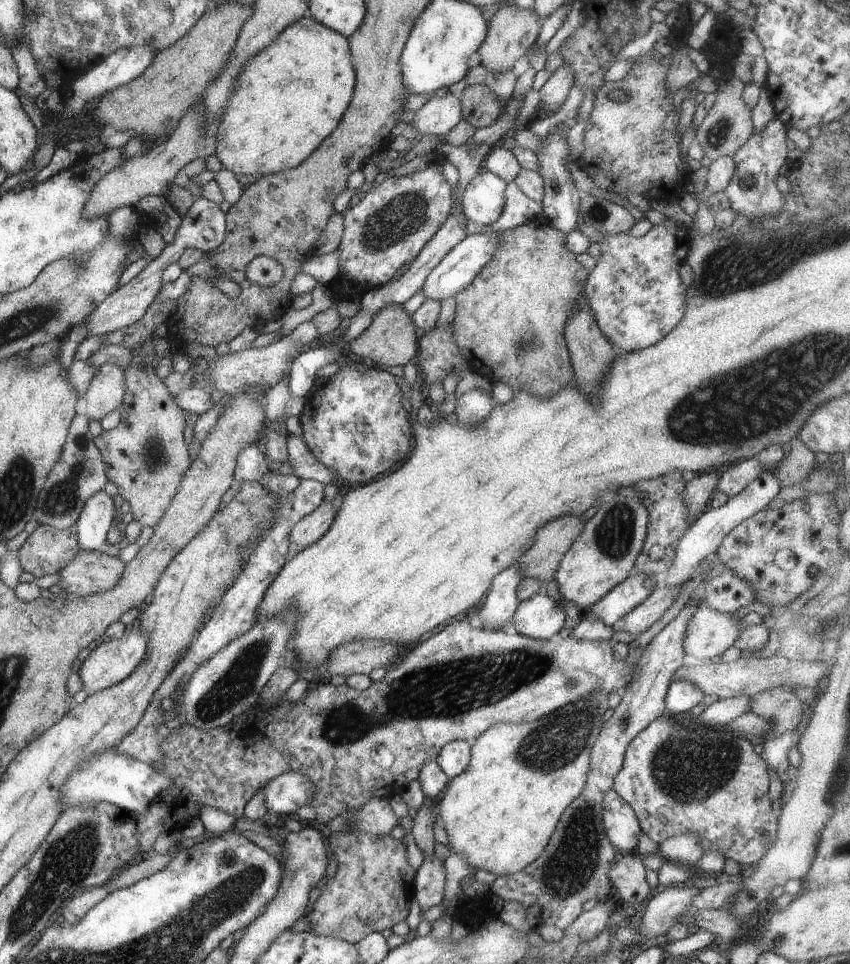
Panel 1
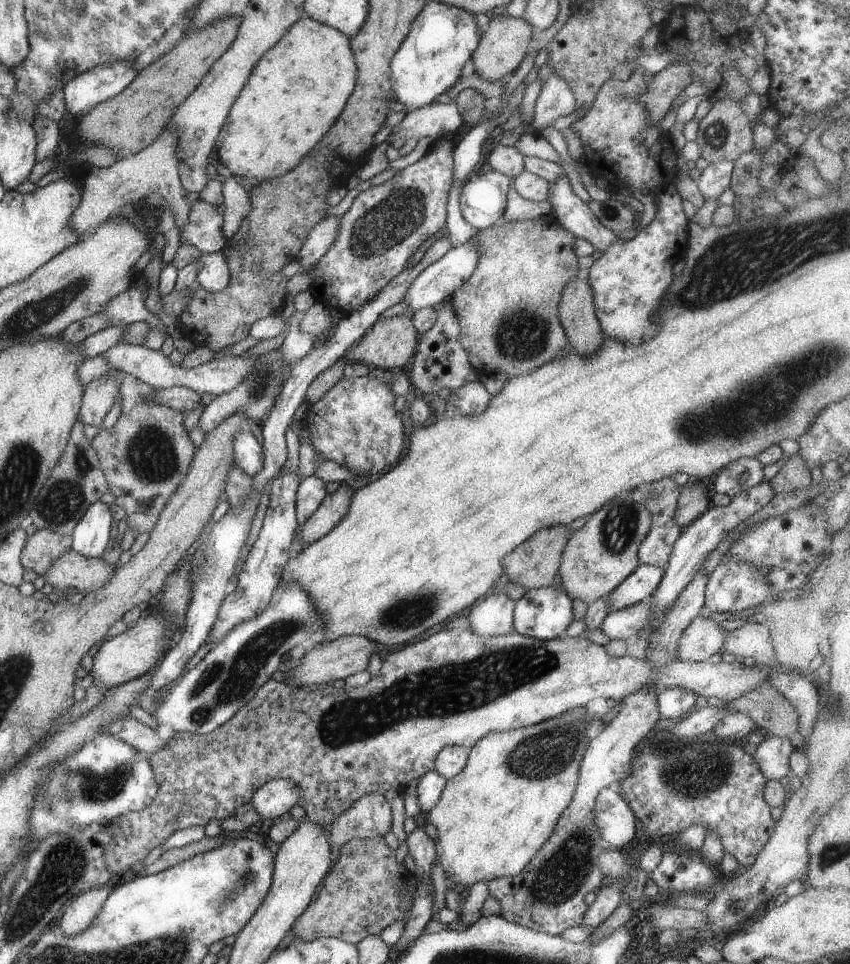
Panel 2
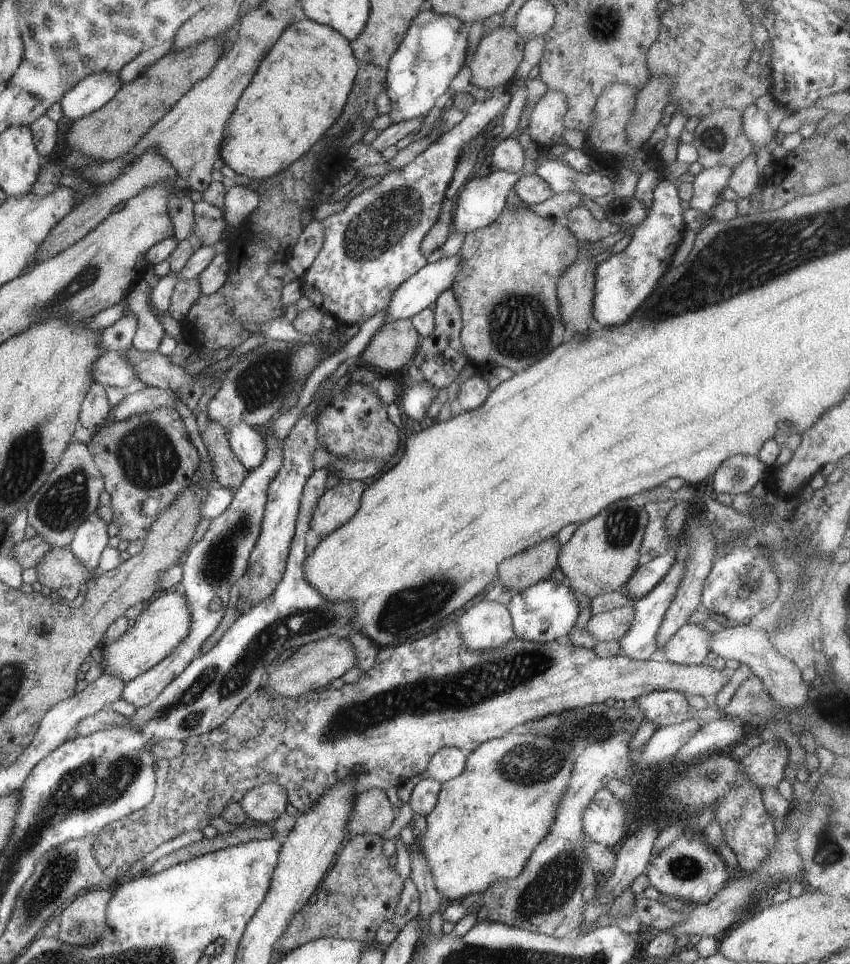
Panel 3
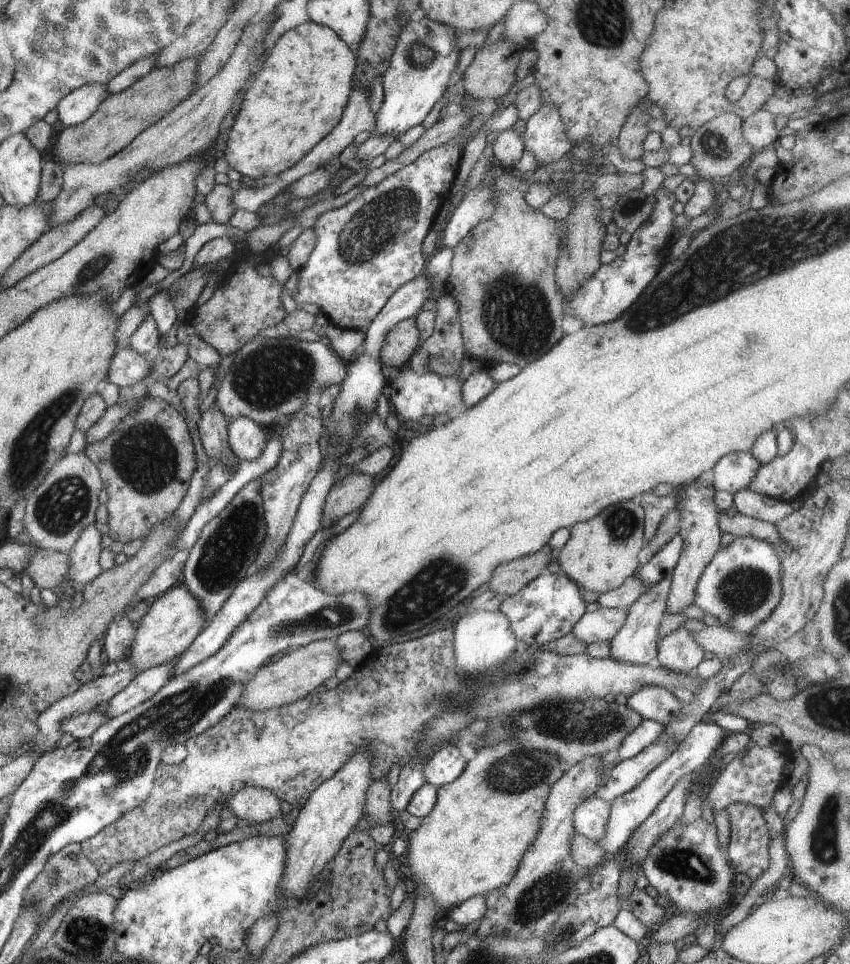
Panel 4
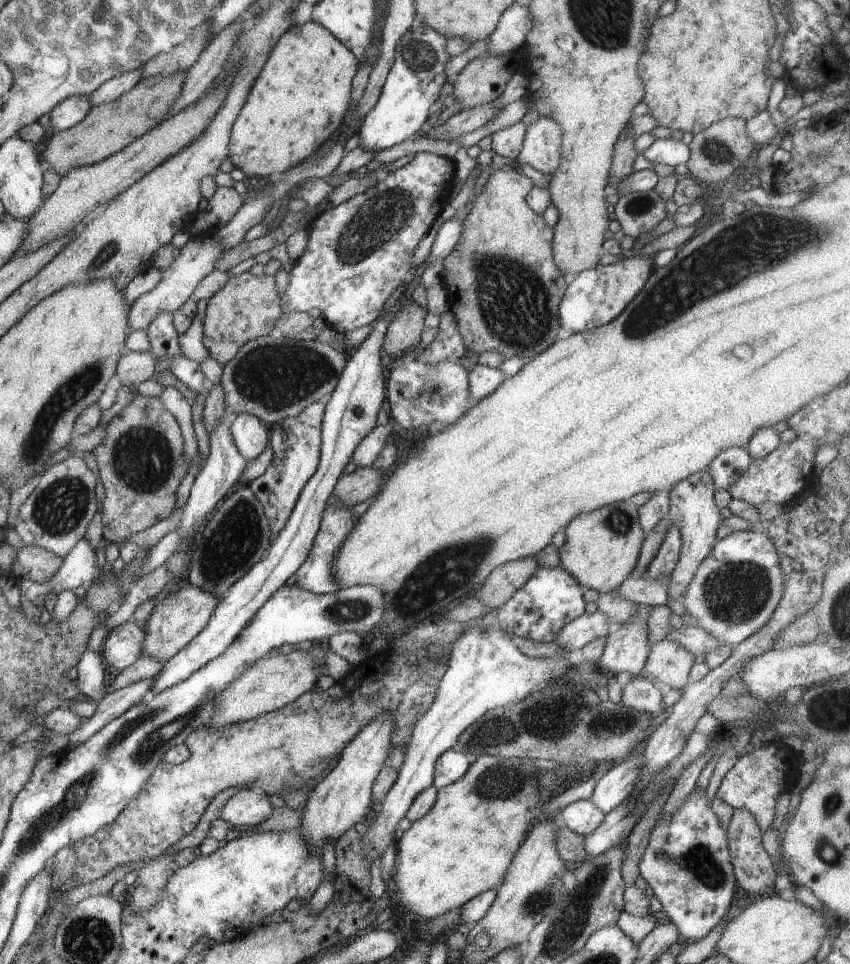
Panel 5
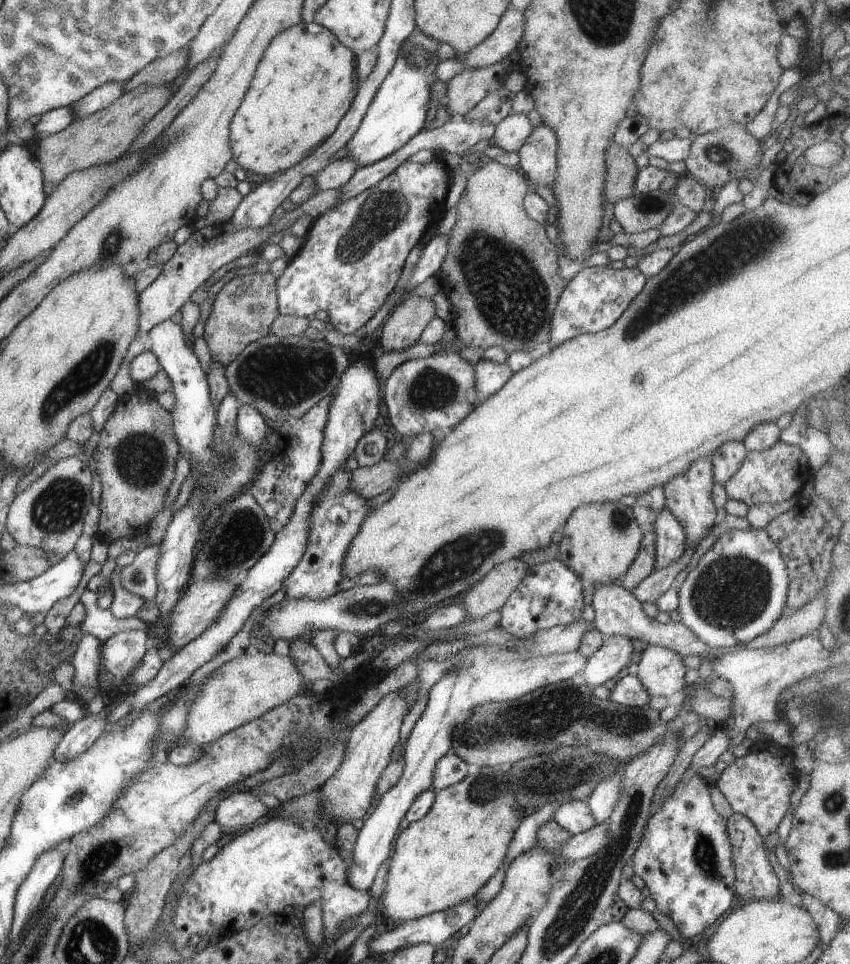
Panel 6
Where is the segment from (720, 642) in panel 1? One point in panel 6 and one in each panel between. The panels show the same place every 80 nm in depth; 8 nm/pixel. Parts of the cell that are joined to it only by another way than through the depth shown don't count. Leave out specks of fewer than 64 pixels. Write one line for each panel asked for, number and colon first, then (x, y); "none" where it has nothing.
2: (701, 638)
3: (688, 645)
4: (678, 651)
5: (668, 662)
6: (660, 670)

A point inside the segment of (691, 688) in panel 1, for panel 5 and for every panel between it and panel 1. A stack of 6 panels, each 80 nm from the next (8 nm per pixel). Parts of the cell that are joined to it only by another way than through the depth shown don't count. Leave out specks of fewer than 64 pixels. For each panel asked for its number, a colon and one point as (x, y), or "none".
2: (673, 702)
3: (666, 707)
4: (656, 703)
5: (638, 693)

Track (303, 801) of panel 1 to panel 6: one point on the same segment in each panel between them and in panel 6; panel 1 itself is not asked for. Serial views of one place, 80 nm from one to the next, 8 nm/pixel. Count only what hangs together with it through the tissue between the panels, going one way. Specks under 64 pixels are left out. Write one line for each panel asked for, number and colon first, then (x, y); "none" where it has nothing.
2: (273, 799)
3: (264, 803)
4: (251, 804)
5: (245, 808)
6: (239, 809)

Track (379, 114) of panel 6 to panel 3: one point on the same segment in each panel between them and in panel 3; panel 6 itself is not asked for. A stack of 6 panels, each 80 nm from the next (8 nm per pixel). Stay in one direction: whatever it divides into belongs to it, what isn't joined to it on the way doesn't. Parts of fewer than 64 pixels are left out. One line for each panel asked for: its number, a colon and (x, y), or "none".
3: (432, 51)
4: (425, 53)
5: (416, 75)

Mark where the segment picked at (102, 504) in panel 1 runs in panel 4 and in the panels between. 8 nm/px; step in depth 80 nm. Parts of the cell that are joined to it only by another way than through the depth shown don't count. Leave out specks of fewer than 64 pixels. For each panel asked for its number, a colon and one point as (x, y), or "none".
2: (90, 536)
3: (90, 537)
4: (83, 554)

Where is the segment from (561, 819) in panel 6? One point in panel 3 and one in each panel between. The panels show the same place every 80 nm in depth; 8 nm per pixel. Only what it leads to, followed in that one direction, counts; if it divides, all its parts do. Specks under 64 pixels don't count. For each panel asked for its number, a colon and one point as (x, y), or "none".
3: (604, 820)
4: (590, 817)
5: (582, 817)

